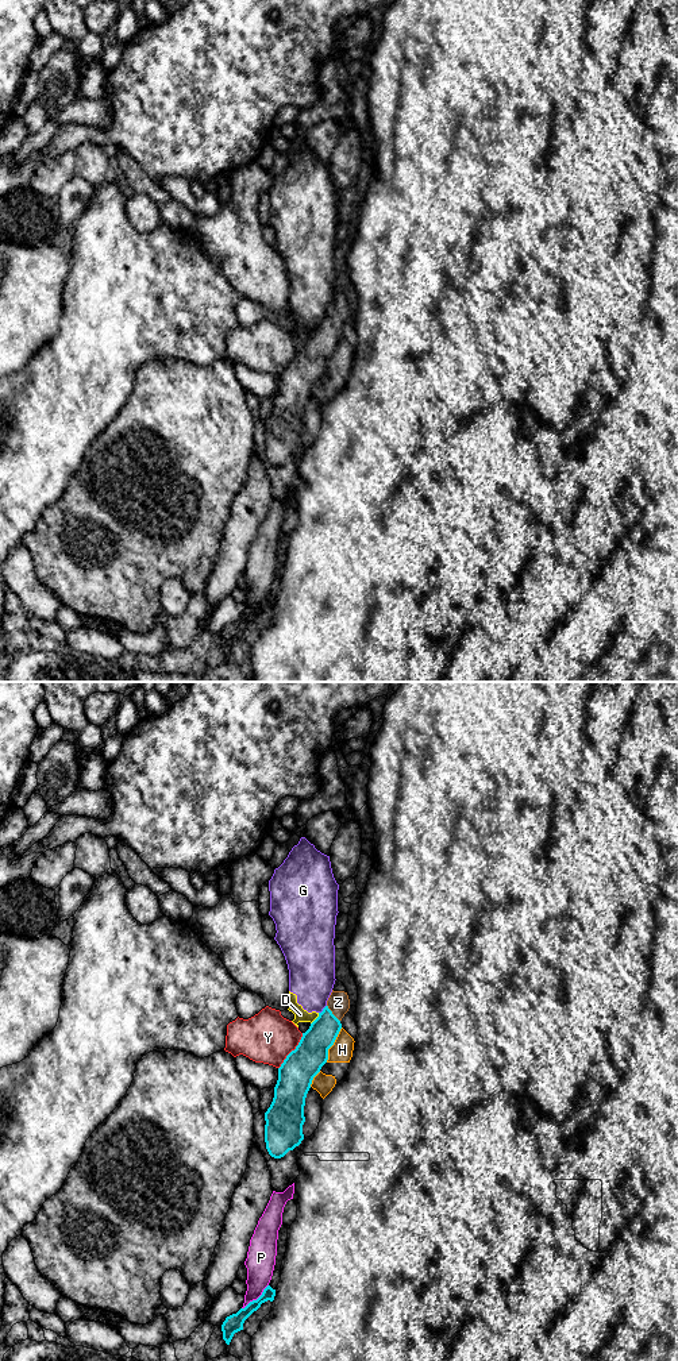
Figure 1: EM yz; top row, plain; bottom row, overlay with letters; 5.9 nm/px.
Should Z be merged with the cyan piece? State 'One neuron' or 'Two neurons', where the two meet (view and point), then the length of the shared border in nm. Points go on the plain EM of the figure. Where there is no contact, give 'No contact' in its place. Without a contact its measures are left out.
One neuron. Touches cyan at yz (331, 322). Shared border 130 nm

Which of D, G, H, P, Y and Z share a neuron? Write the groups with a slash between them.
D G / H / P / Y / Z

